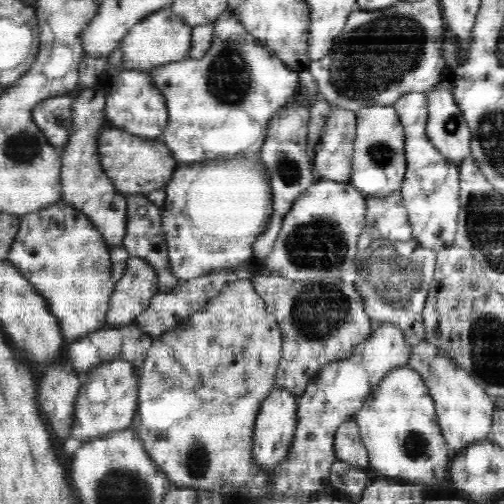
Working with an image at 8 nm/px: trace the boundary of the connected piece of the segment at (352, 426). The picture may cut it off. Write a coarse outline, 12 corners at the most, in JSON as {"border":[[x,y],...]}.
{"border":[[353,418],[336,432],[337,460],[369,470],[369,454]]}

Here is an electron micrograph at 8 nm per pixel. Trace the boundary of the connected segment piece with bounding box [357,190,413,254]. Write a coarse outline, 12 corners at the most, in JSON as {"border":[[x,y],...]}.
{"border":[[400,190],[365,199],[358,254],[378,238],[408,242]]}

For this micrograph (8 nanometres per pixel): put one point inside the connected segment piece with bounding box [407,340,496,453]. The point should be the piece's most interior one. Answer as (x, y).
(464, 409)

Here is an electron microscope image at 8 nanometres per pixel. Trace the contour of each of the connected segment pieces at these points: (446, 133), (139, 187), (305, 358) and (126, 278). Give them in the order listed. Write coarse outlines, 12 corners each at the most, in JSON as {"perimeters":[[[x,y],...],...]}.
{"perimeters":[[[450,89],[427,92],[427,136],[462,164],[471,130]],[[108,120],[104,172],[124,195],[164,189],[178,165],[162,137]],[[250,278],[282,332],[275,386],[302,395],[374,325],[344,280]],[[143,257],[113,288],[106,324],[136,321],[156,296],[159,277]]]}

